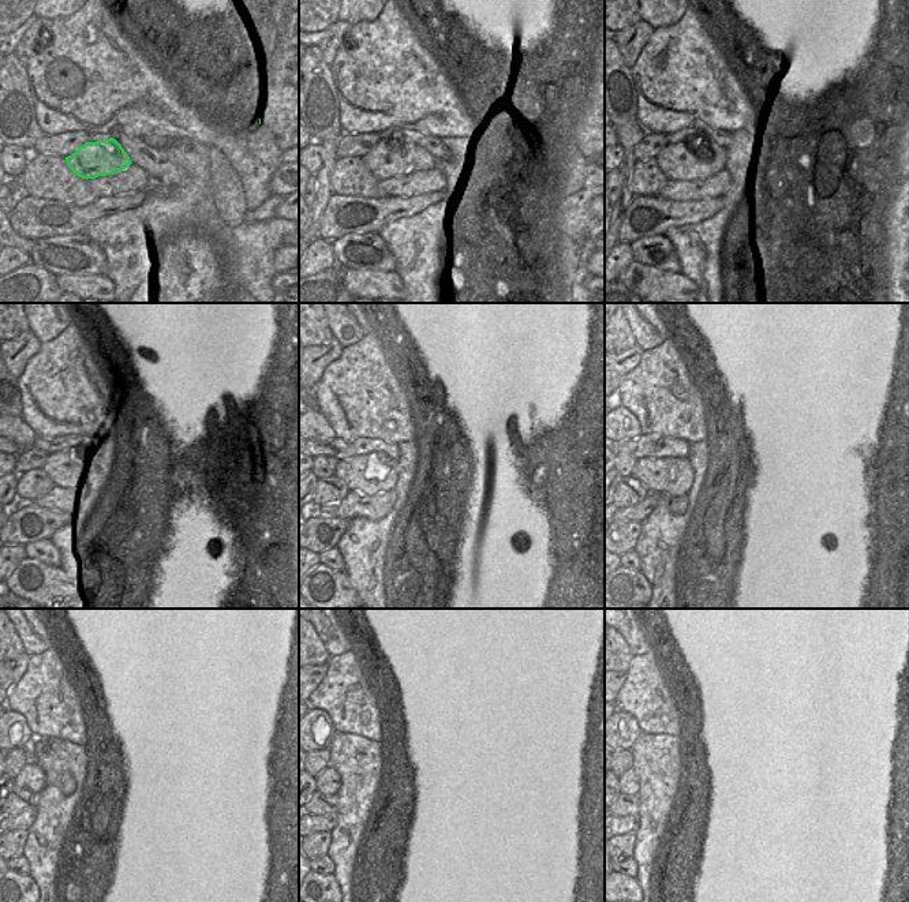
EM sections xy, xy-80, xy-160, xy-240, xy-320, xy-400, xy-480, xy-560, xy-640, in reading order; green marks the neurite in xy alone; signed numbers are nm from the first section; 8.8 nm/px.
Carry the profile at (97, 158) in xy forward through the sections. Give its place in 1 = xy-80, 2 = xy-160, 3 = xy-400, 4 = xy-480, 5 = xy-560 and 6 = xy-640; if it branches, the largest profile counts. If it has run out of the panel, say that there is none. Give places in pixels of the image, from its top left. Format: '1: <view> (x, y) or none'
1: xy-80 (384, 161)
2: xy-160 (698, 157)
3: xy-400 (673, 476)
4: xy-480 (32, 778)
5: xy-560 (328, 782)
6: xy-640 (632, 781)

